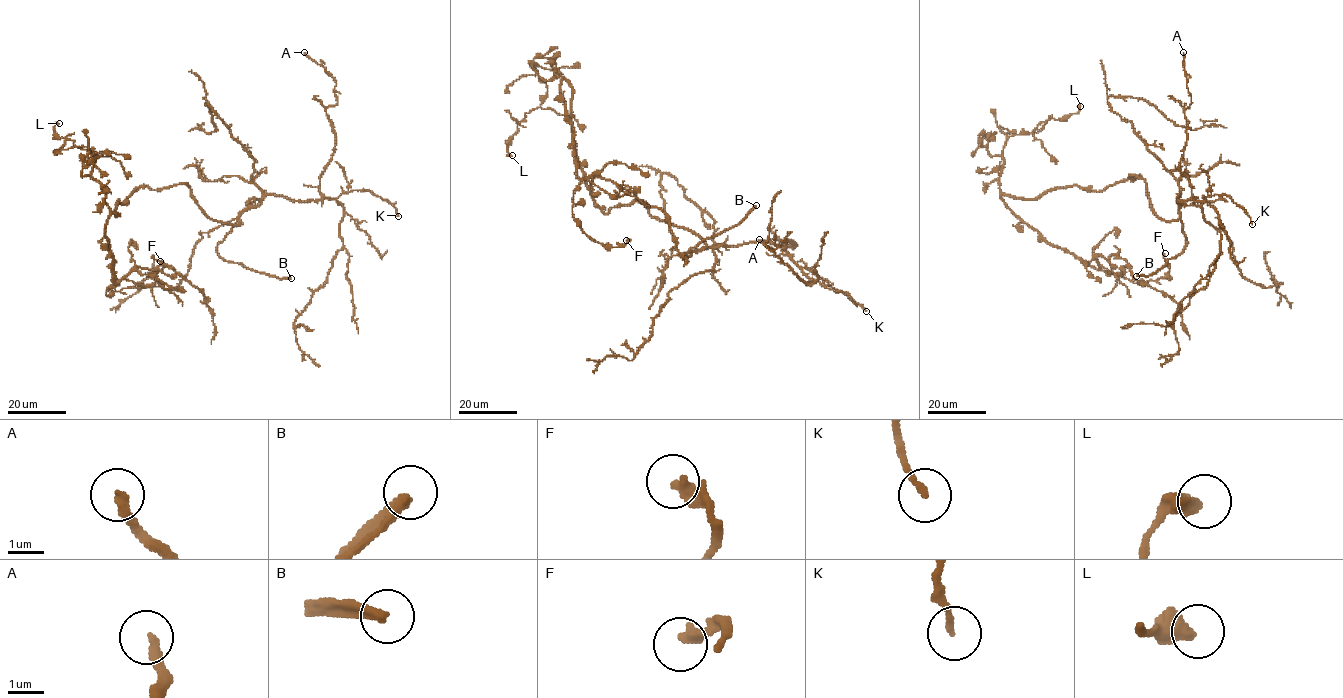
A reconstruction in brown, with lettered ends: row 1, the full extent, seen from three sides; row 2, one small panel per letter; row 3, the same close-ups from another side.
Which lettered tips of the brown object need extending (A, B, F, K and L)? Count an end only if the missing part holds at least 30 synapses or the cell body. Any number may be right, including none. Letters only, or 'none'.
B

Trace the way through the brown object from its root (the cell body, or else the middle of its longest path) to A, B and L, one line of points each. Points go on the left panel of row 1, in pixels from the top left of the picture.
A: (148, 188), (186, 183), (208, 217), (235, 225), (268, 194), (320, 201), (336, 80), (304, 52)
B: (148, 188), (186, 183), (208, 217), (241, 224), (238, 221), (217, 244), (222, 258), (279, 279), (291, 278)
L: (148, 188), (118, 200), (116, 216), (91, 175), (97, 154), (60, 137), (59, 123)

